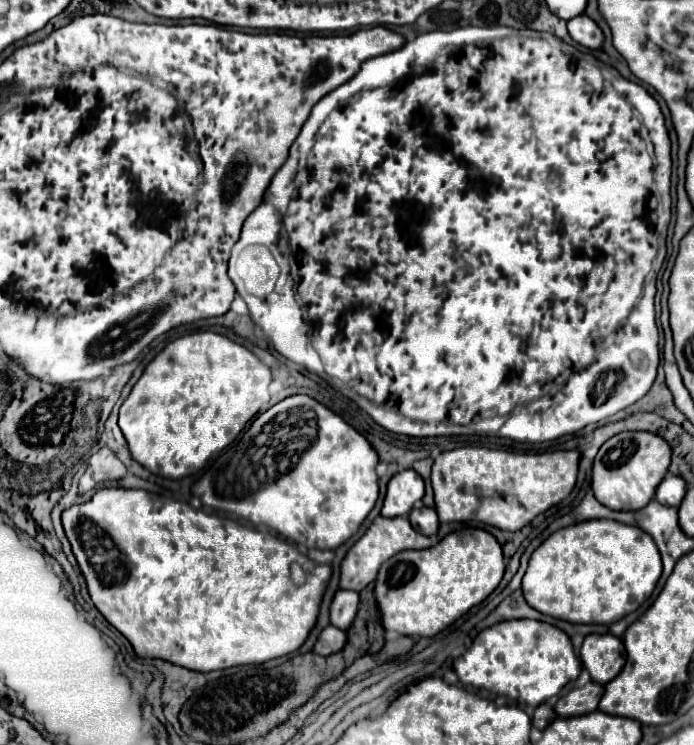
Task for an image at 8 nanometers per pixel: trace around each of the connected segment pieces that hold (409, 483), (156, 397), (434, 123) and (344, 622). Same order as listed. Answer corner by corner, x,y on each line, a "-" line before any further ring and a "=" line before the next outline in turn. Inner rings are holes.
402,470
388,482
388,492
382,506
382,516
406,516
414,502
424,496
424,480
414,470
=
198,332
170,342
144,370
126,402
120,406
118,426
128,442
132,458
156,476
180,480
198,472
206,460
226,448
244,426
268,404
270,368
262,364
250,350
214,332
=
492,25
492,26
481,26
481,27
479,27
479,26
467,26
467,27
462,27
462,28
455,28
455,29
454,29
454,30
450,30
450,31
443,31
443,30
436,30
436,31
433,31
433,32
428,32
428,33
426,33
426,34
422,34
422,35
420,35
420,36
418,36
418,38
416,38
416,40
412,40
412,42
406,42
406,44
404,44
404,48
400,48
400,50
394,50
394,52
388,52
388,54
384,54
384,56
376,56
376,58
368,58
368,62
364,62
364,66
362,66
362,68
360,68
360,74
356,74
356,78
352,78
352,82
346,82
346,84
344,84
344,86
340,86
340,88
338,88
338,90
334,90
334,92
332,92
332,94
328,94
328,98
322,98
322,100
320,100
320,102
318,102
318,104
316,104
316,106
314,106
314,108
312,108
312,112
310,112
310,118
308,118
308,120
306,120
306,124
304,124
304,128
302,128
302,132
300,132
300,136
298,136
298,138
296,138
296,142
294,142
294,144
292,144
292,148
290,148
290,156
288,156
288,160
286,160
286,164
284,164
284,166
282,166
282,170
280,170
280,172
278,172
278,176
276,176
276,178
274,178
274,180
272,180
272,184
280,184
280,182
282,182
282,184
284,184
284,180
286,180
286,182
288,182
288,184
290,184
290,182
292,182
292,178
294,178
294,174
296,174
296,178
294,178
294,184
296,184
296,192
294,192
294,196
292,196
292,200
290,200
290,206
288,206
288,212
286,212
286,214
284,214
284,220
282,220
282,216
280,216
280,214
278,214
278,212
276,212
276,210
274,210
274,208
270,208
270,206
258,206
258,208
256,208
256,210
254,210
254,212
252,212
252,214
250,214
250,216
248,216
248,218
246,218
246,222
244,222
244,226
242,226
242,234
240,234
240,240
238,240
238,242
236,242
236,244
234,244
234,250
232,250
232,254
234,254
234,256
236,256
236,254
240,254
240,250
244,250
244,246
248,246
248,248
246,248
246,250
244,250
244,252
242,252
242,254
240,254
240,256
238,256
238,262
236,262
236,268
238,268
238,274
240,274
240,278
242,278
242,280
244,280
244,284
246,284
246,290
248,290
248,292
250,292
250,294
254,294
254,296
264,296
264,298
252,298
252,296
248,296
248,294
244,294
244,302
246,302
246,304
248,304
248,310
250,310
250,318
252,318
252,322
254,322
254,324
256,324
256,326
258,326
258,328
260,328
260,330
262,330
262,332
264,332
264,334
266,334
266,336
268,336
268,338
270,338
270,342
272,342
272,346
274,346
274,350
276,350
276,352
280,352
280,354
282,354
282,356
284,356
284,358
288,358
288,360
292,360
292,362
296,362
296,364
302,364
302,366
306,366
306,368
308,368
308,370
310,370
310,372
312,372
312,354
310,354
310,334
308,334
308,322
312,322
312,348
314,348
314,350
316,350
316,352
318,352
318,360
320,360
320,362
322,362
322,372
320,372
320,374
322,374
322,378
324,378
324,380
328,380
328,378
340,378
340,380
342,380
342,384
344,384
344,388
346,388
346,392
342,392
342,394
344,394
344,396
348,396
348,398
352,398
352,400
354,400
354,402
356,402
356,404
358,404
358,406
360,406
360,408
362,408
362,410
366,410
366,412
368,412
368,414
370,414
370,416
372,416
372,420
374,420
374,422
378,422
378,424
380,424
380,426
382,426
382,428
386,428
386,430
390,430
390,432
396,432
396,434
408,434
408,436
411,436
411,437
419,437
419,438
424,438
424,437
439,437
439,436
451,436
451,435
471,435
471,434
476,434
476,433
480,433
480,432
481,432
481,431
483,431
483,432
482,432
482,434
484,434
484,432
485,432
485,434
486,434
486,435
493,435
493,436
497,436
497,437
503,437
503,438
512,438
512,440
518,440
518,442
548,442
548,440
554,440
554,438
560,438
560,436
564,436
564,434
572,434
572,432
578,432
578,430
582,430
582,428
584,428
584,426
588,426
588,424
592,424
592,422
600,422
600,420
602,420
602,418
608,418
608,416
612,416
612,414
616,414
616,412
620,412
620,410
624,410
624,408
628,408
628,406
630,406
630,404
634,404
634,402
636,402
636,400
640,400
640,398
642,398
642,396
644,396
644,394
646,394
646,392
648,392
648,390
650,390
650,386
652,386
652,382
654,382
654,378
656,378
656,370
658,370
658,364
660,364
660,350
658,350
658,328
656,328
656,317
655,317
655,307
654,307
654,297
655,297
655,294
656,294
656,290
657,290
657,289
656,289
656,279
657,279
657,271
660,271
660,269
661,269
661,267
662,267
662,265
663,265
663,262
664,262
664,259
665,259
665,256
666,256
666,252
667,252
667,247
666,247
666,238
667,238
667,229
668,229
668,225
669,225
669,222
670,222
670,219
671,219
671,213
670,213
670,212
671,212
671,195
670,195
670,170
672,170
672,160
670,160
670,138
668,138
668,132
666,132
666,126
664,126
664,116
662,116
662,112
660,112
660,106
658,106
658,102
656,102
656,100
654,100
654,98
652,98
652,96
650,96
650,94
648,94
648,92
646,92
646,90
644,90
644,88
642,88
642,86
640,86
640,84
637,84
637,83
635,83
635,82
632,82
632,81
630,81
630,80
628,80
628,79
626,79
626,78
624,78
624,77
623,77
623,76
621,76
621,75
620,75
620,73
619,73
619,72
618,72
618,71
617,71
617,70
616,70
616,69
614,69
614,68
612,68
612,66
606,66
606,64
602,64
602,62
601,62
601,61
599,61
599,60
598,60
598,59
596,59
596,58
595,58
595,57
593,57
593,56
592,56
592,55
591,55
591,54
589,54
589,53
587,53
587,52
583,52
583,51
580,51
580,50
578,50
578,48
576,48
576,47
574,47
574,46
572,46
572,45
570,45
570,44
567,44
567,43
566,43
566,42
564,42
564,41
563,41
563,40
561,40
561,39
559,39
559,38
558,38
558,37
556,37
556,36
554,36
554,35
553,35
553,34
549,34
549,33
544,33
544,32
537,32
537,31
534,31
534,30
530,30
530,29
528,29
528,28
525,28
525,29
521,29
521,30
519,30
519,29
515,29
515,28
510,28
510,27
505,27
505,26
500,26
500,25
-
430,100
432,100
432,120
430,120
430,118
428,118
428,114
426,114
426,108
428,108
428,102
430,102
-
300,148
310,148
310,152
308,152
308,156
306,156
306,164
304,164
304,166
302,166
302,168
300,168
300,170
298,170
298,174
296,174
296,168
298,168
298,154
300,154
-
294,284
296,284
296,288
300,288
300,290
298,290
298,292
300,292
300,294
302,294
302,302
304,302
304,304
306,304
306,314
308,314
308,322
304,322
304,316
302,316
302,308
300,308
300,304
298,304
298,302
296,302
296,290
294,290
-
612,330
616,330
616,332
614,332
614,340
612,340
612,342
610,342
610,344
608,344
608,346
606,346
606,348
604,348
604,350
598,350
598,348
600,348
600,346
604,346
604,342
606,342
606,340
608,340
608,336
610,336
610,334
612,334
=
338,590
330,608
330,620
336,628
348,630
352,626
356,614
358,614
358,604
360,604
360,594
354,590

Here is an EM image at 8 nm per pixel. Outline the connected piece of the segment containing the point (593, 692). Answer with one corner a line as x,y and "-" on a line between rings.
588,682
586,686
582,688
574,688
570,690
568,694
564,694
554,710
558,716
562,718
568,718
568,716
580,716
580,714
588,714
588,712
594,712
598,708
598,702
604,694
604,686
598,684
598,682

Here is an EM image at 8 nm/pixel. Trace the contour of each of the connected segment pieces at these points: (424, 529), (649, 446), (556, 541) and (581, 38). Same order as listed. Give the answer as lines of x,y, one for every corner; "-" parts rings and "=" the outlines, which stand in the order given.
416,506
410,512
410,522
424,536
434,536
438,532
438,514
436,514
434,508
=
620,432
606,440
594,458
592,492
610,510
640,510
652,500
658,484
666,476
670,458
672,448
664,438
652,432
=
586,520
550,534
534,550
522,590
532,608
556,620
612,624
652,596
660,574
660,552
650,534
616,520
=
586,14
568,20
568,32
570,32
570,36
572,36
578,44
582,44
582,46
586,46
586,48
590,48
590,50
602,48
604,34
602,34
602,30
598,28
598,24
596,24
592,18
588,18

